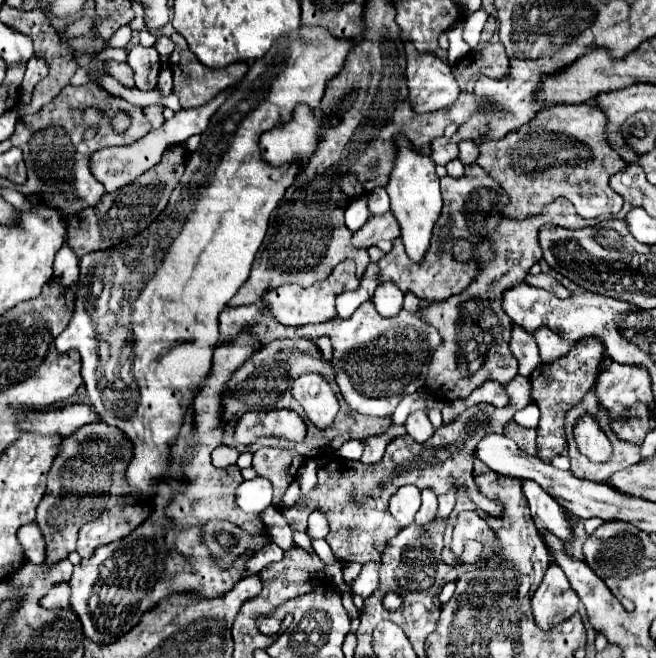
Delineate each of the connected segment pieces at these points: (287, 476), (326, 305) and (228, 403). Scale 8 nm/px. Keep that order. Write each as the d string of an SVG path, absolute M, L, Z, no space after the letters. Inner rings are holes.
M260 448L254 454L252 466L260 478L266 478L272 482L274 498L272 504L276 506L290 482L296 478L304 458L294 450L278 450L278 448Z
M344 260L342 264L338 264L338 268L332 272L332 276L328 276L322 282L316 282L310 288L288 284L288 286L280 286L280 288L268 290L262 296L262 308L268 310L284 326L318 324L318 322L324 322L324 320L332 320L332 316L336 316L336 306L334 306L336 296L346 292L346 290L356 290L358 284L360 284L360 280L354 274L354 262L352 260Z
M272 362L268 366L254 366L254 368L260 368L260 370L256 370L258 374L246 374L246 378L242 378L242 376L236 378L236 372L234 372L226 384L226 392L222 398L222 428L226 430L224 444L232 446L232 448L234 448L234 424L244 412L268 410L268 408L296 408L302 412L300 404L290 394L286 394L290 384L288 384L288 372L286 372L284 362ZM262 376L268 376L268 378L262 378Z

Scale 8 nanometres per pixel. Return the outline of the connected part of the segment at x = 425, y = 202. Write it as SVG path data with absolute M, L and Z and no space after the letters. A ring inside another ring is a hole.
M404 136L394 138L398 156L396 164L390 174L390 182L386 186L386 192L390 196L390 212L400 224L400 240L404 244L404 250L408 258L416 264L420 264L428 252L430 238L432 238L432 228L442 212L442 196L440 196L440 182L432 164L430 156L420 156L416 150L404 140Z

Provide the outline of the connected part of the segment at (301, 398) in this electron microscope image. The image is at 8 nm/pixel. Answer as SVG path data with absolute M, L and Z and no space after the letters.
M302 374L294 380L290 394L302 404L310 422L318 428L332 424L338 412L338 400L332 394L328 382L318 374Z

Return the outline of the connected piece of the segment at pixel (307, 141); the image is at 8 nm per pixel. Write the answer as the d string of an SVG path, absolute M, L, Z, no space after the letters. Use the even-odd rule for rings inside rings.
M296 108L288 124L278 124L260 138L262 156L272 166L282 166L290 160L308 162L318 144L322 120L310 108Z

